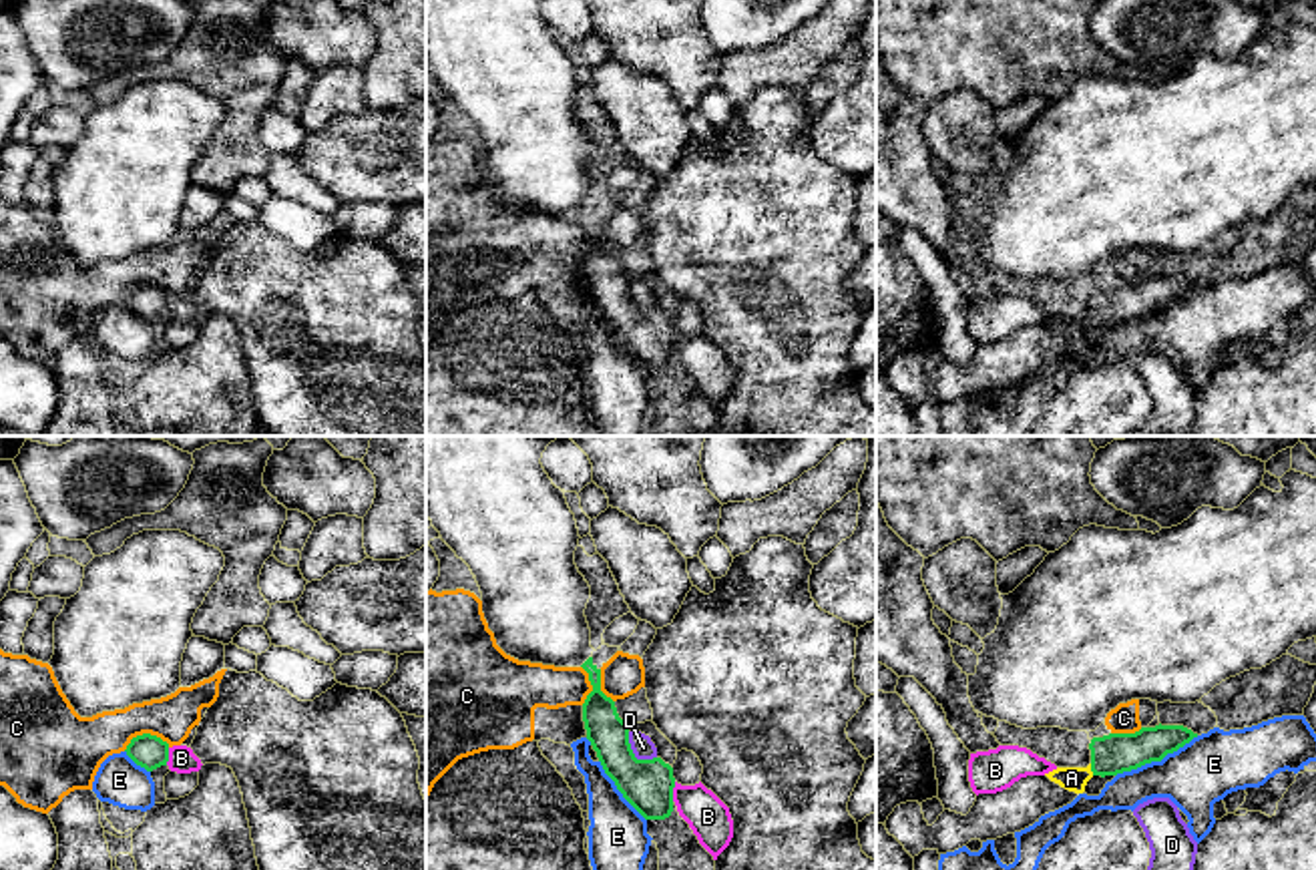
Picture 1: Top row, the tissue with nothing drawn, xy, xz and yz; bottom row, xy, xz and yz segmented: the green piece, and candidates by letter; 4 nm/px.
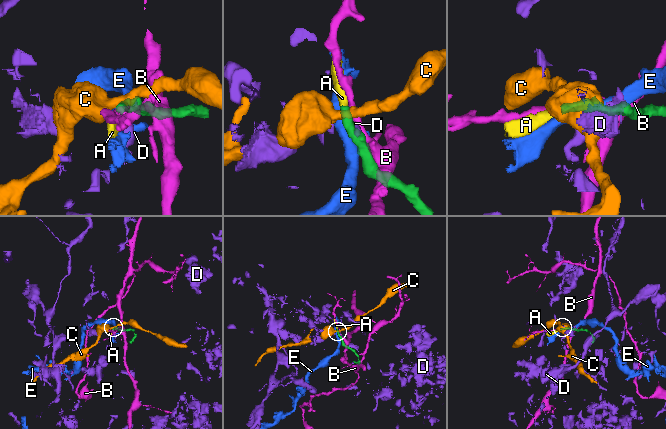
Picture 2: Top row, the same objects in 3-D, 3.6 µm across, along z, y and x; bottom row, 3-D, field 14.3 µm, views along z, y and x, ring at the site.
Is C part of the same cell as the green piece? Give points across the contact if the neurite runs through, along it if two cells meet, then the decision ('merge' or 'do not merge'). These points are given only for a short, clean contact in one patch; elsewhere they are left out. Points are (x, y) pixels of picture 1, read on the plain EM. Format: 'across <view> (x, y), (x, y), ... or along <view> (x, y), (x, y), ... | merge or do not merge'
along xy (169, 294), (149, 284), (137, 284), (123, 300) | do not merge

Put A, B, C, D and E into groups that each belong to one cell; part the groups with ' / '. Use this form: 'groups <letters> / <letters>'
groups A / B / C / D / E

